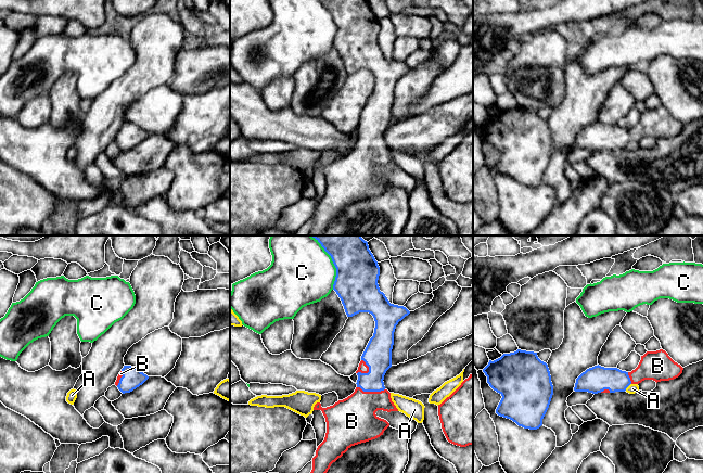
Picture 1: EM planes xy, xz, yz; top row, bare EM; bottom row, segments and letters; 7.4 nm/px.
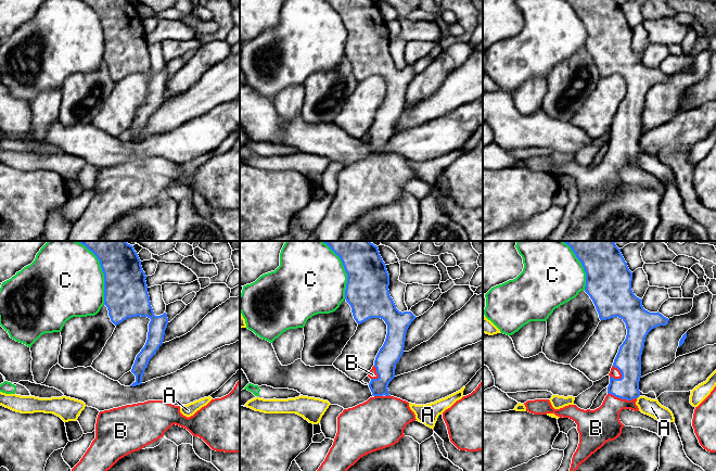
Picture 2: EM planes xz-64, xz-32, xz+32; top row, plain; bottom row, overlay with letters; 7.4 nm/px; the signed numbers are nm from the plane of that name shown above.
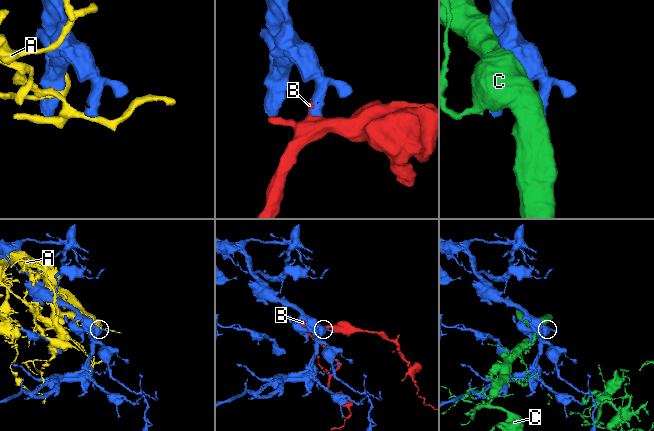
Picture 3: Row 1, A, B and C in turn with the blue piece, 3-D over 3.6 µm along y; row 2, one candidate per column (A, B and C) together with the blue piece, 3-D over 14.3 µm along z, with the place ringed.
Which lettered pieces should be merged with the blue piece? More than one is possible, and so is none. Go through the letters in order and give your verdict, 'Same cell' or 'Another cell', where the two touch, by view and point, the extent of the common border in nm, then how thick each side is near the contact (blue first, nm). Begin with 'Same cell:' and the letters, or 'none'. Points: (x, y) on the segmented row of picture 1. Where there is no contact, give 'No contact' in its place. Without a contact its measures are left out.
Same cell: B
A: Another cell. Touches blue at yz (628, 385). Shared border 70 nm. Thickness 190 nm (blue) against 70 nm
B: Same cell. Touches blue at xz (371, 391). Shared border 200 nm. Thickness 190 nm (blue) against 320 nm
C: Another cell. Touches blue at xz (332, 260). Shared border 440 nm. Thickness 320 nm (blue) against 480 nm

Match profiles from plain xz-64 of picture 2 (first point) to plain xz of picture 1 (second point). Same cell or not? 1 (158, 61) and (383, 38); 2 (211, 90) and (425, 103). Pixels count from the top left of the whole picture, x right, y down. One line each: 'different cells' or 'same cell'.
1: same cell
2: same cell

